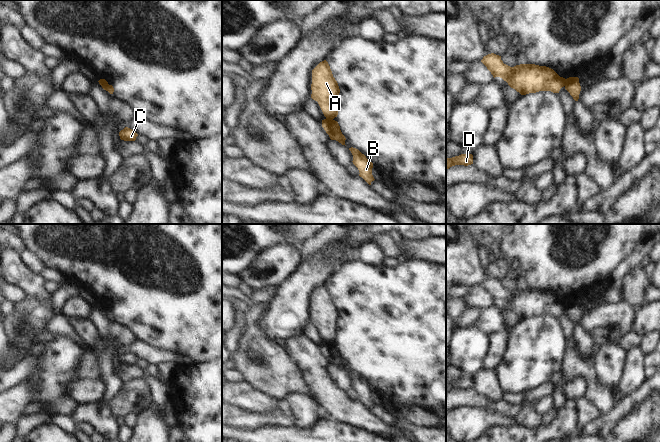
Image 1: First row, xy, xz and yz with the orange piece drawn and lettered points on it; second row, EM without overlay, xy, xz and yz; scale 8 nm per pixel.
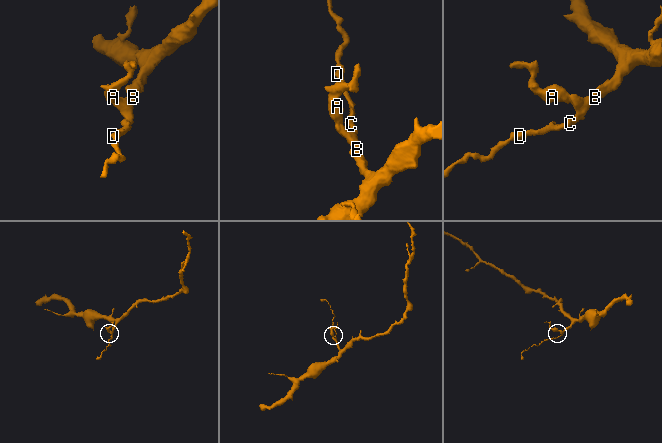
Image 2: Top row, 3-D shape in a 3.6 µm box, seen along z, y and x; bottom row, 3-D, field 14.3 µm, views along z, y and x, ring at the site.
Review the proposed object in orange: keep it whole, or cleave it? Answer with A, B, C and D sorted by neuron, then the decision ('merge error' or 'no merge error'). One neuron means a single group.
groups A / B C D; merge error

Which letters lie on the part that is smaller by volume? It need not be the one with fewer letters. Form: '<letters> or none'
A

